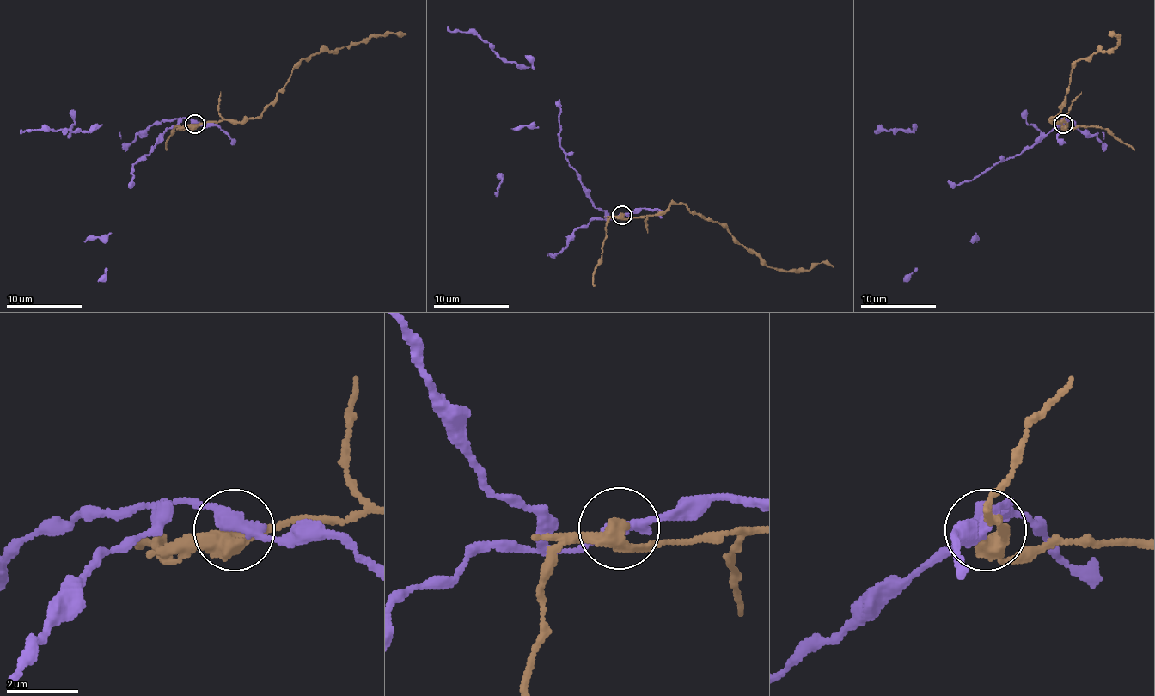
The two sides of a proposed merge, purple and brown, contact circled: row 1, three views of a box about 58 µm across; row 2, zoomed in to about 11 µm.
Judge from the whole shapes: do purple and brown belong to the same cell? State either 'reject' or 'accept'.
reject

